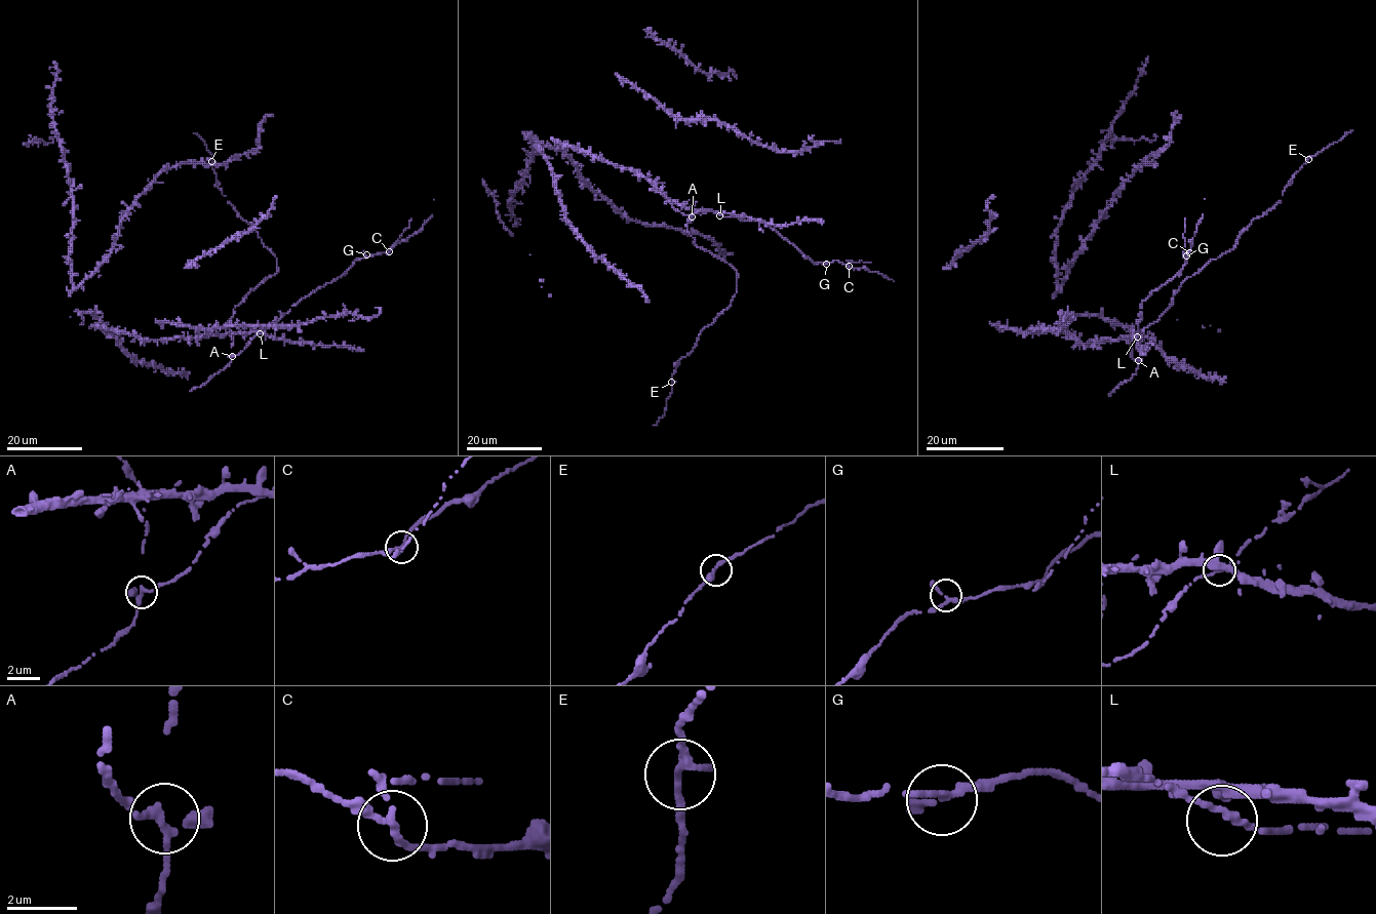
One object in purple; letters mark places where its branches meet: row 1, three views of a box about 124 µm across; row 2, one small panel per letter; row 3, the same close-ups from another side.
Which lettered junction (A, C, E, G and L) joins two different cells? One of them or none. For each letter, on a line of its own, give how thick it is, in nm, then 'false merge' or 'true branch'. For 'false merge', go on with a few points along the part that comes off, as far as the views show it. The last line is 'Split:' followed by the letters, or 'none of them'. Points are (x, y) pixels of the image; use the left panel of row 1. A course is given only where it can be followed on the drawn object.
A: calibre 220 nm; true branch
C: calibre 200 nm; true branch
E: calibre 200 nm; true branch
G: calibre 220 nm; true branch
L: calibre 170 nm; true branch
Split: none of them

